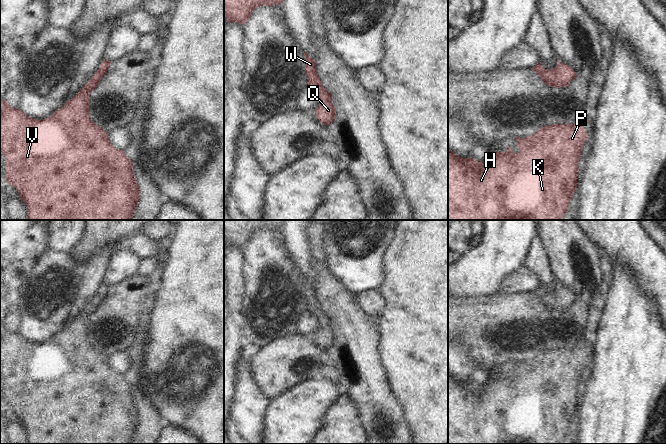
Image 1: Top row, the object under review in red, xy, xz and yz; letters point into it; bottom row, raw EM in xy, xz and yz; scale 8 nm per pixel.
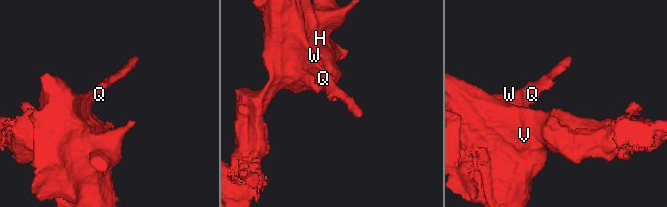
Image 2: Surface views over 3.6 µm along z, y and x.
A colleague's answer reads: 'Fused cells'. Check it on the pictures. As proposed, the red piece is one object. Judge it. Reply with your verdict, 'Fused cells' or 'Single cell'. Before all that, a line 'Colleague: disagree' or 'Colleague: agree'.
Colleague: disagree
Single cell.

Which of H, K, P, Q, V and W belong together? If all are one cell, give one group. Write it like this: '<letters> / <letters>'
H K P Q V W

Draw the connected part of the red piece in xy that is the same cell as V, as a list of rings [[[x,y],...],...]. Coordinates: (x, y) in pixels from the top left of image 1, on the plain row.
[[[103,284],[94,300],[83,312],[65,329],[56,334],[46,343],[38,344],[27,340],[21,333],[12,332],[4,323],[0,324],[0,374],[5,380],[5,402],[8,408],[14,410],[20,423],[27,430],[26,444],[132,444],[135,433],[140,424],[139,410],[133,397],[133,386],[123,374],[116,373],[109,365],[108,356],[96,349],[89,341],[89,319],[98,310],[107,297],[111,286]]]

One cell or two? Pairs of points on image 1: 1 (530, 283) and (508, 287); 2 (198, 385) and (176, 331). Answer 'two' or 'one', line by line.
1: one
2: one

